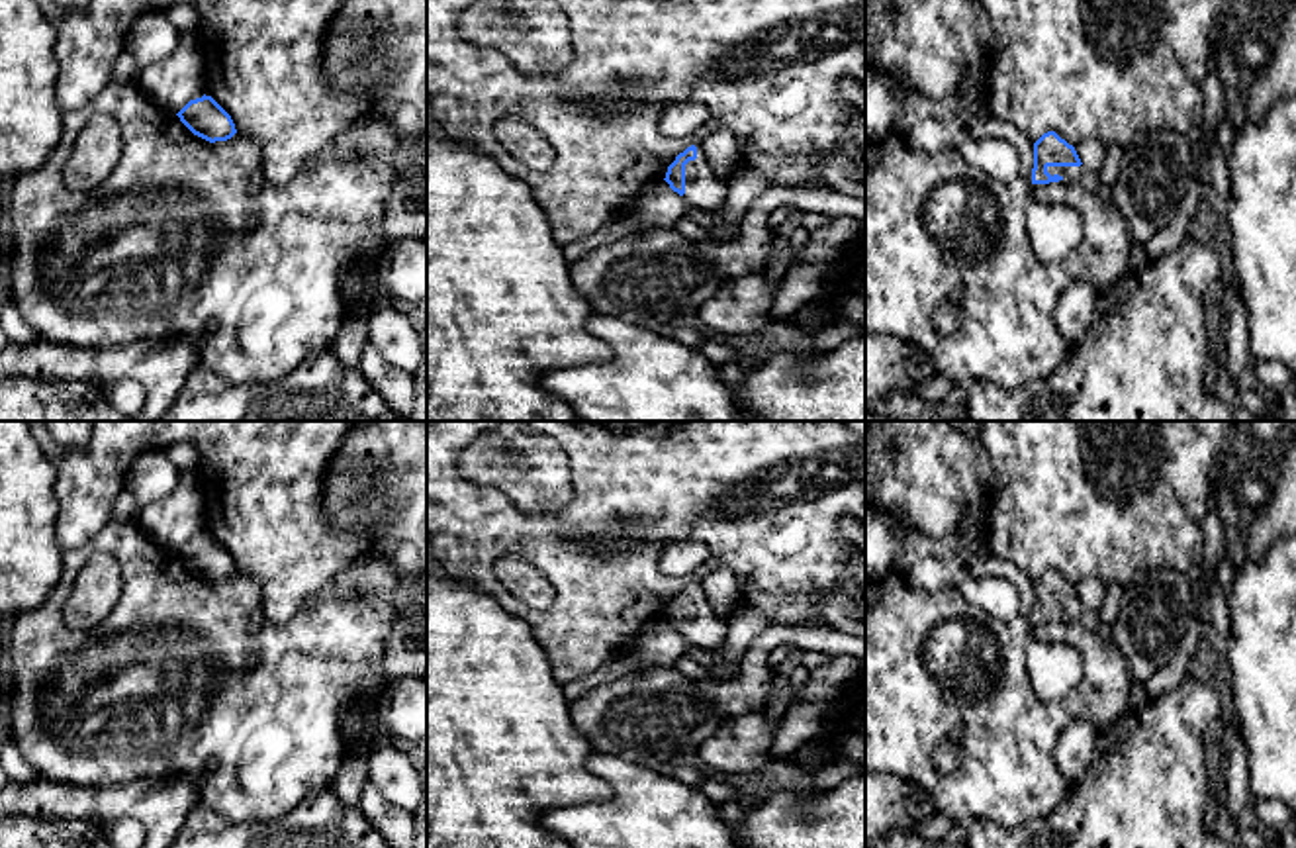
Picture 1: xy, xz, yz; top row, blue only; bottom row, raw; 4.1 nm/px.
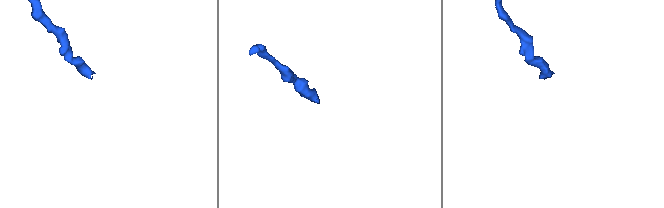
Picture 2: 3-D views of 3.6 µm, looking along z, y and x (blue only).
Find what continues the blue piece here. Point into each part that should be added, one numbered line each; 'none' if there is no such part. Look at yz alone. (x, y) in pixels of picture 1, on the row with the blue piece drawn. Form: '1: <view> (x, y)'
1: yz (1069, 173)

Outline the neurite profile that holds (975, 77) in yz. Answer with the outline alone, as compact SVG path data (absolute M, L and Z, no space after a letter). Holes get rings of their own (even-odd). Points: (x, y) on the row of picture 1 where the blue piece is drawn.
M989 61L967 67L953 96L963 90L975 90L987 106L991 94Z

